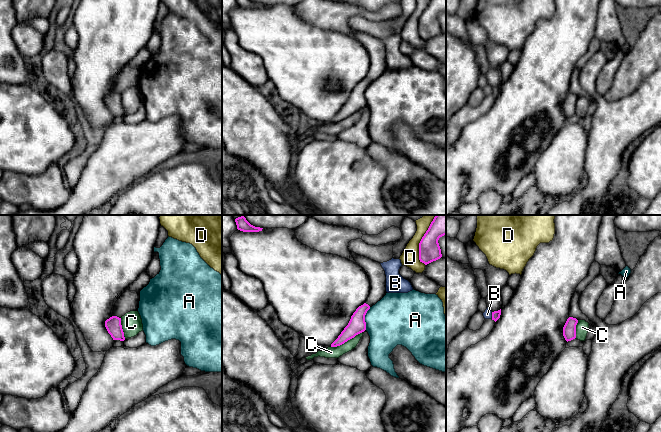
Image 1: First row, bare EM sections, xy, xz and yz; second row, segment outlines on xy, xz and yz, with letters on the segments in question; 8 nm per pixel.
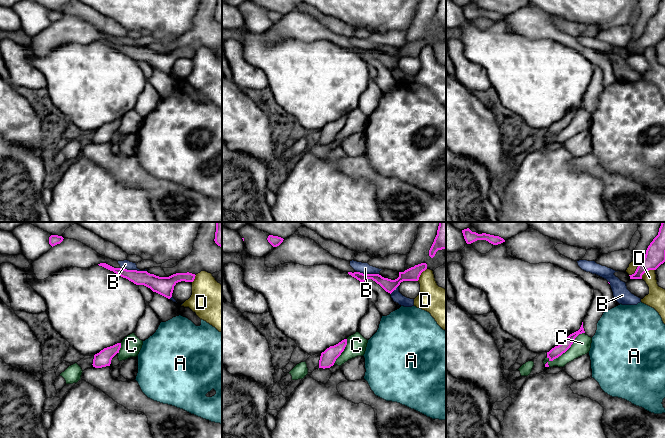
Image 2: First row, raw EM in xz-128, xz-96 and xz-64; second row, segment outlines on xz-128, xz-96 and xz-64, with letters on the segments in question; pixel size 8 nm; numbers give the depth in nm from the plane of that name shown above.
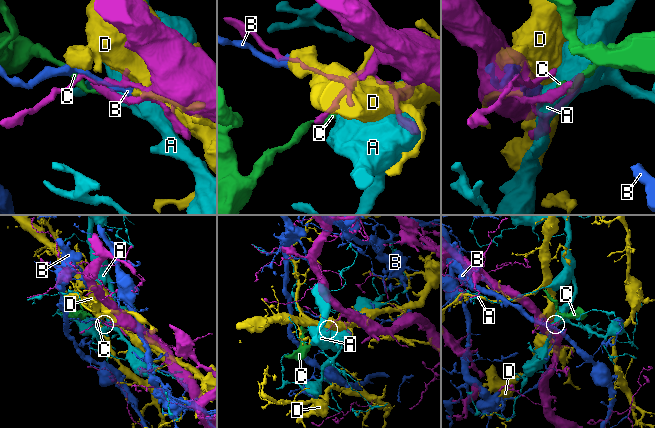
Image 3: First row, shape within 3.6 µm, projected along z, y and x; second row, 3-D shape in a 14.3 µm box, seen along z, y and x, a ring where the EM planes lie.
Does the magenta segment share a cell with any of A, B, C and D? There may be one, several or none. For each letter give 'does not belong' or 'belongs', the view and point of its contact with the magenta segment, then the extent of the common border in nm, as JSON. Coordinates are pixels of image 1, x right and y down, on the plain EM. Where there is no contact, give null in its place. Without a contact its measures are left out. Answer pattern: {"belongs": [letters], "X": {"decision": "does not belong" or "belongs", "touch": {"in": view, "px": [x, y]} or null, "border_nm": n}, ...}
{"belongs": [], "A": {"decision": "does not belong", "touch": {"in": "xz", "px": [364, 94]}, "border_nm": 190}, "B": {"decision": "does not belong", "touch": {"in": "yz", "px": [492, 91]}, "border_nm": 50}, "C": {"decision": "does not belong", "touch": {"in": "xz", "px": [346, 117]}, "border_nm": 280}, "D": {"decision": "does not belong", "touch": {"in": "xz", "px": [419, 21]}, "border_nm": 340}}

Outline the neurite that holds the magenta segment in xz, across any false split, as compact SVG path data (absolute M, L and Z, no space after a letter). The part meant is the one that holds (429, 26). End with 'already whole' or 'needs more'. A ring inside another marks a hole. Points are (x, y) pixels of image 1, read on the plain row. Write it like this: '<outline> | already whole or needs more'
M430 0L419 19L420 38L427 41L442 33L438 16L444 11L446 11L446 0Z | already whole

